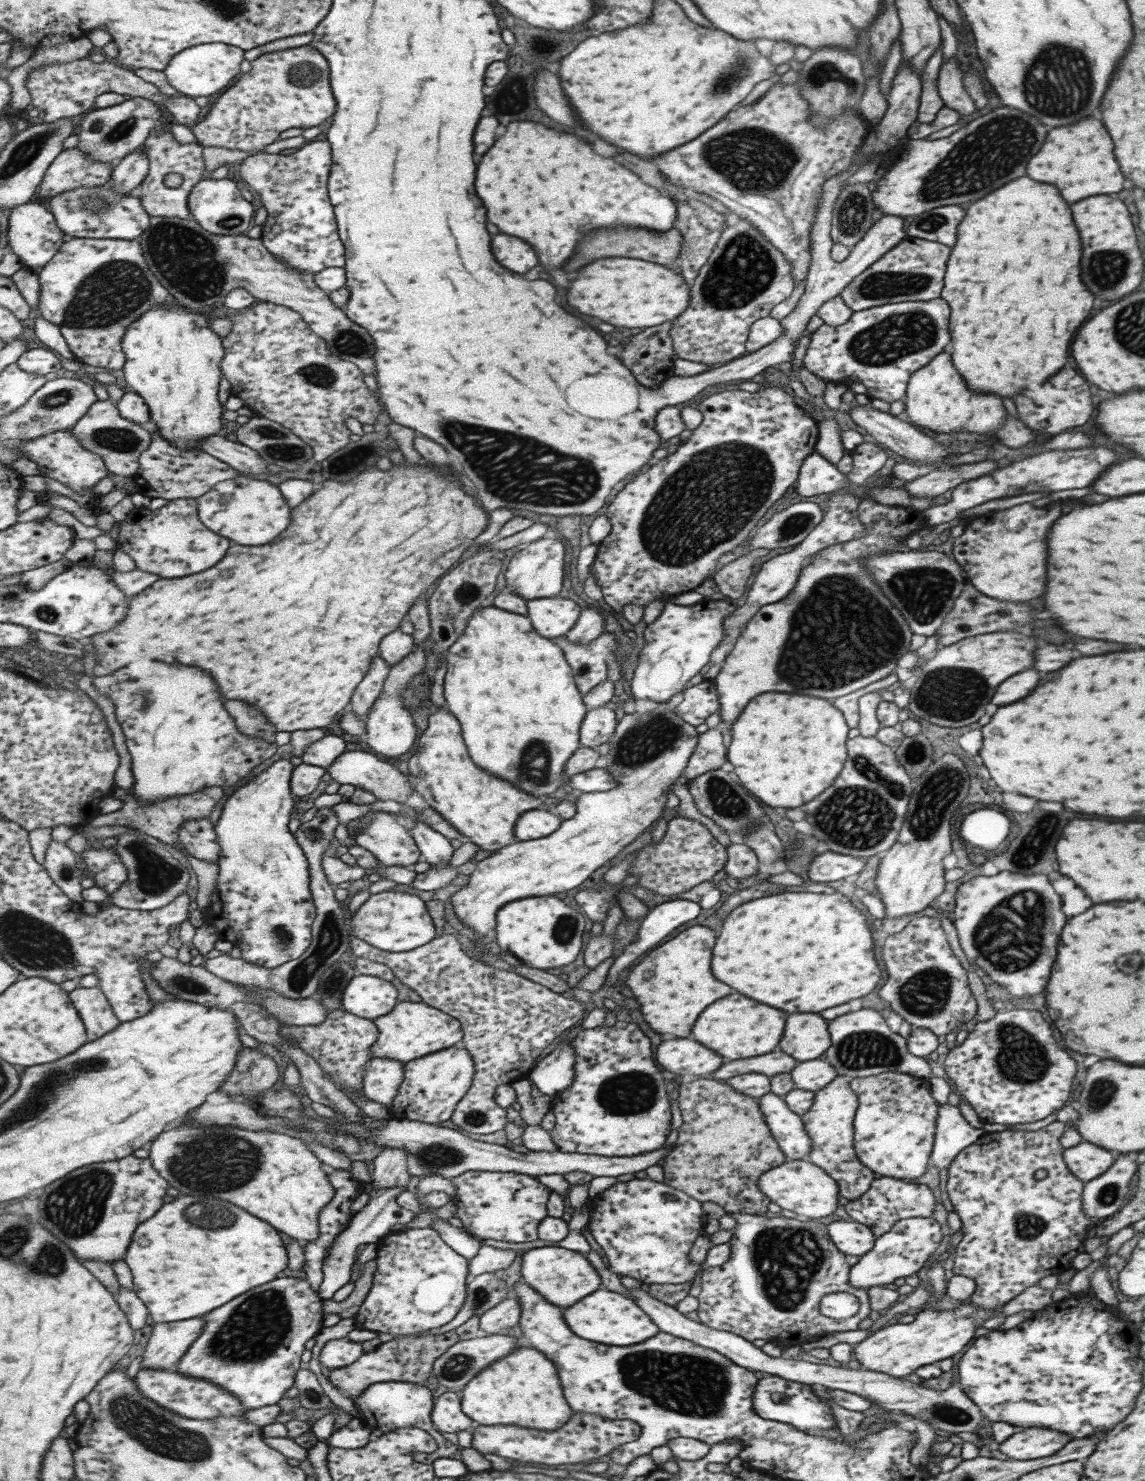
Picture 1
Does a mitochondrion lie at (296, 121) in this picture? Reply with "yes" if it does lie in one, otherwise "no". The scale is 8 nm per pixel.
no

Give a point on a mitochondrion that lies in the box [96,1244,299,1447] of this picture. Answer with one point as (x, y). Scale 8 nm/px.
(257, 1327)

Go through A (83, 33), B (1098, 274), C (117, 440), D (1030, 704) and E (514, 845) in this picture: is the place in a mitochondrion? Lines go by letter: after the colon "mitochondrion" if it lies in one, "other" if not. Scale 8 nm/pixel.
A: other
B: mitochondrion
C: mitochondrion
D: other
E: other

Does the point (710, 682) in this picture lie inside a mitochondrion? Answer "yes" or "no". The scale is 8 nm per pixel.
no

